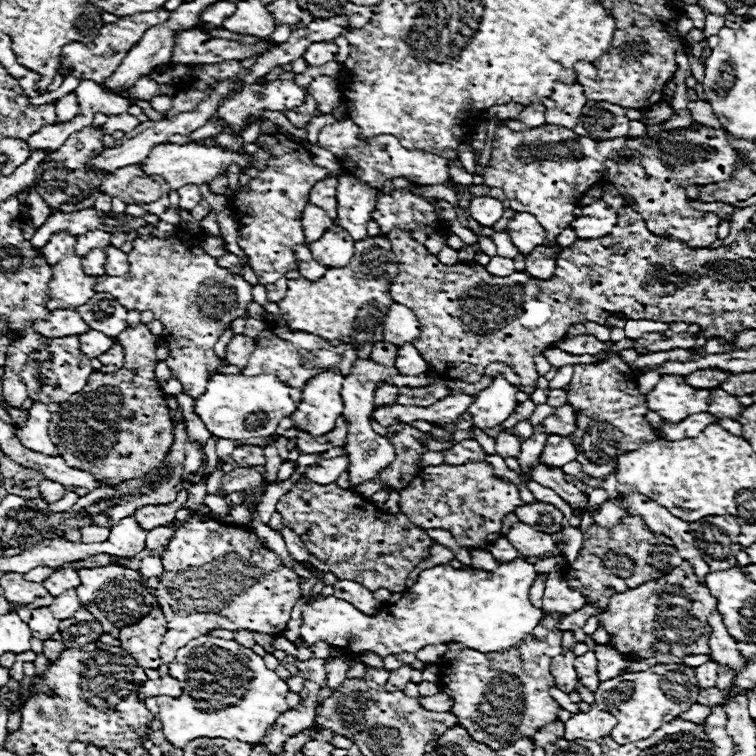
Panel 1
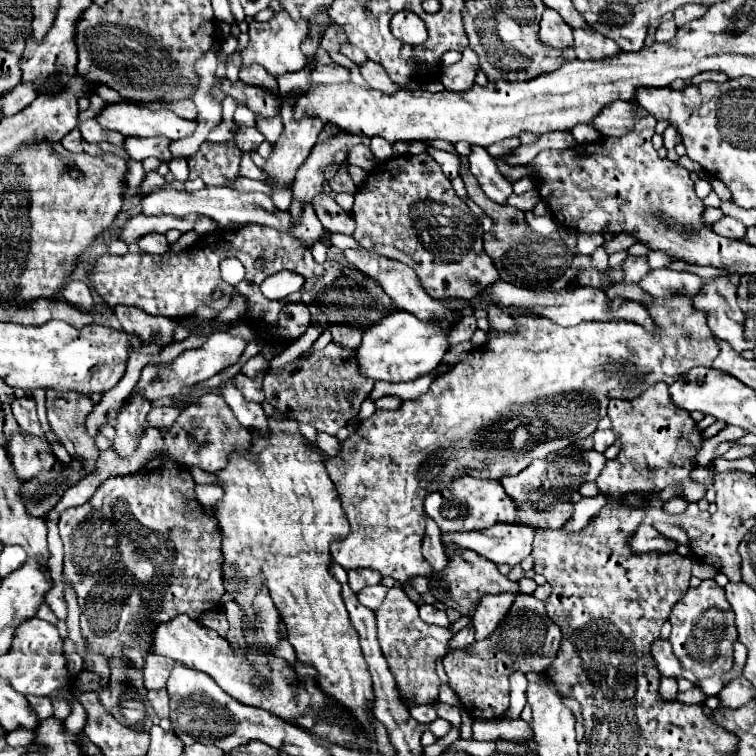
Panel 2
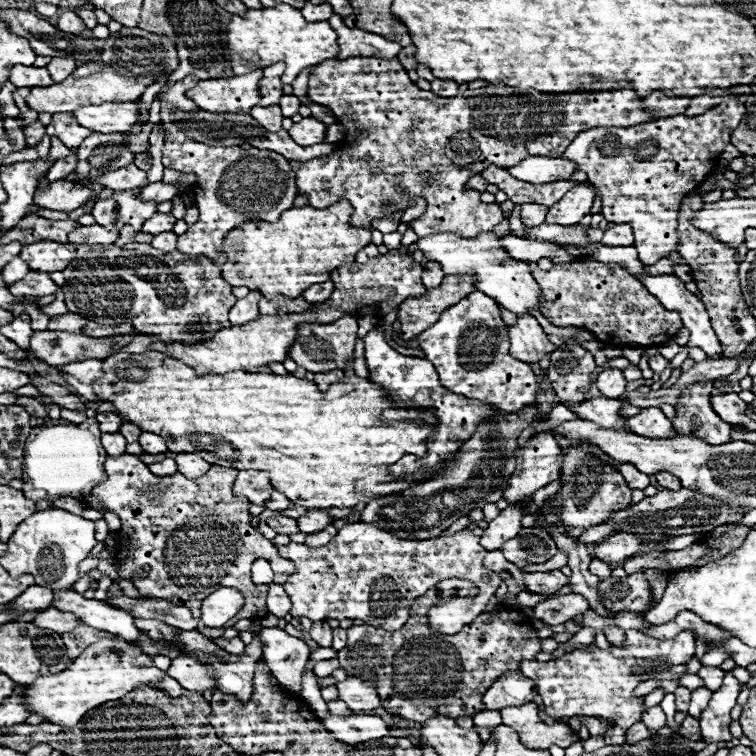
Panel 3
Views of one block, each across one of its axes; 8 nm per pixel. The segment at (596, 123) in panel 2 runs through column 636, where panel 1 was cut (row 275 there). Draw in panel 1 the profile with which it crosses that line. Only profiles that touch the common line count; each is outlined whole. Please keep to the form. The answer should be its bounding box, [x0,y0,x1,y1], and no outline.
[104,246,128,276]

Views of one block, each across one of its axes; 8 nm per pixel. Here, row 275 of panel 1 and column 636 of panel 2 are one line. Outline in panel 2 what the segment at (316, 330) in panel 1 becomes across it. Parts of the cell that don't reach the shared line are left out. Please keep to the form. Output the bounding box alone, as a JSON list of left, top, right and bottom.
[326,298,720,608]

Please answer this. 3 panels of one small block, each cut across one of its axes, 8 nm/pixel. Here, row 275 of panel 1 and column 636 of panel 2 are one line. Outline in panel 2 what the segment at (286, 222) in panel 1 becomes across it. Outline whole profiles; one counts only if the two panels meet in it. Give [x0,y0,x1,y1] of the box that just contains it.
[622,256,652,284]

